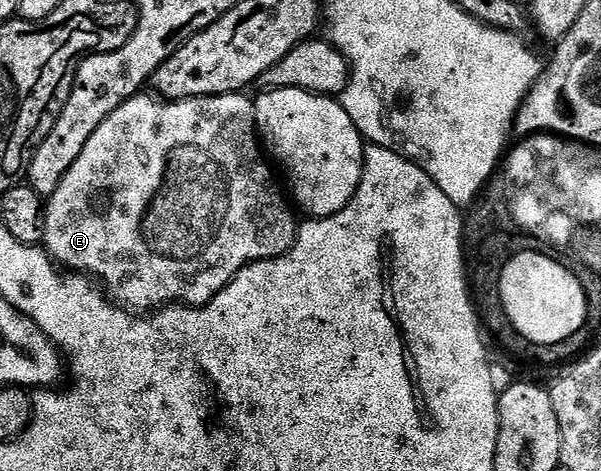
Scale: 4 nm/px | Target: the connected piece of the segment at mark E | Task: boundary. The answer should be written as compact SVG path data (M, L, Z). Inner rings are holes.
M142 92L122 102L119 108L115 108L115 112L111 112L111 116L107 116L107 120L103 120L103 124L99 124L99 128L95 128L91 140L83 144L79 160L71 164L67 176L63 176L63 184L59 184L59 188L55 188L53 195L46 201L43 248L49 257L66 271L92 276L104 287L112 301L130 311L153 312L170 304L205 306L245 266L268 258L278 258L281 254L287 253L297 238L299 218L290 199L286 195L286 199L281 195L281 190L273 179L274 167L267 161L262 143L259 141L252 97L245 98L249 96L238 92L216 94L206 98L162 100L157 96L148 98L147 94Z

